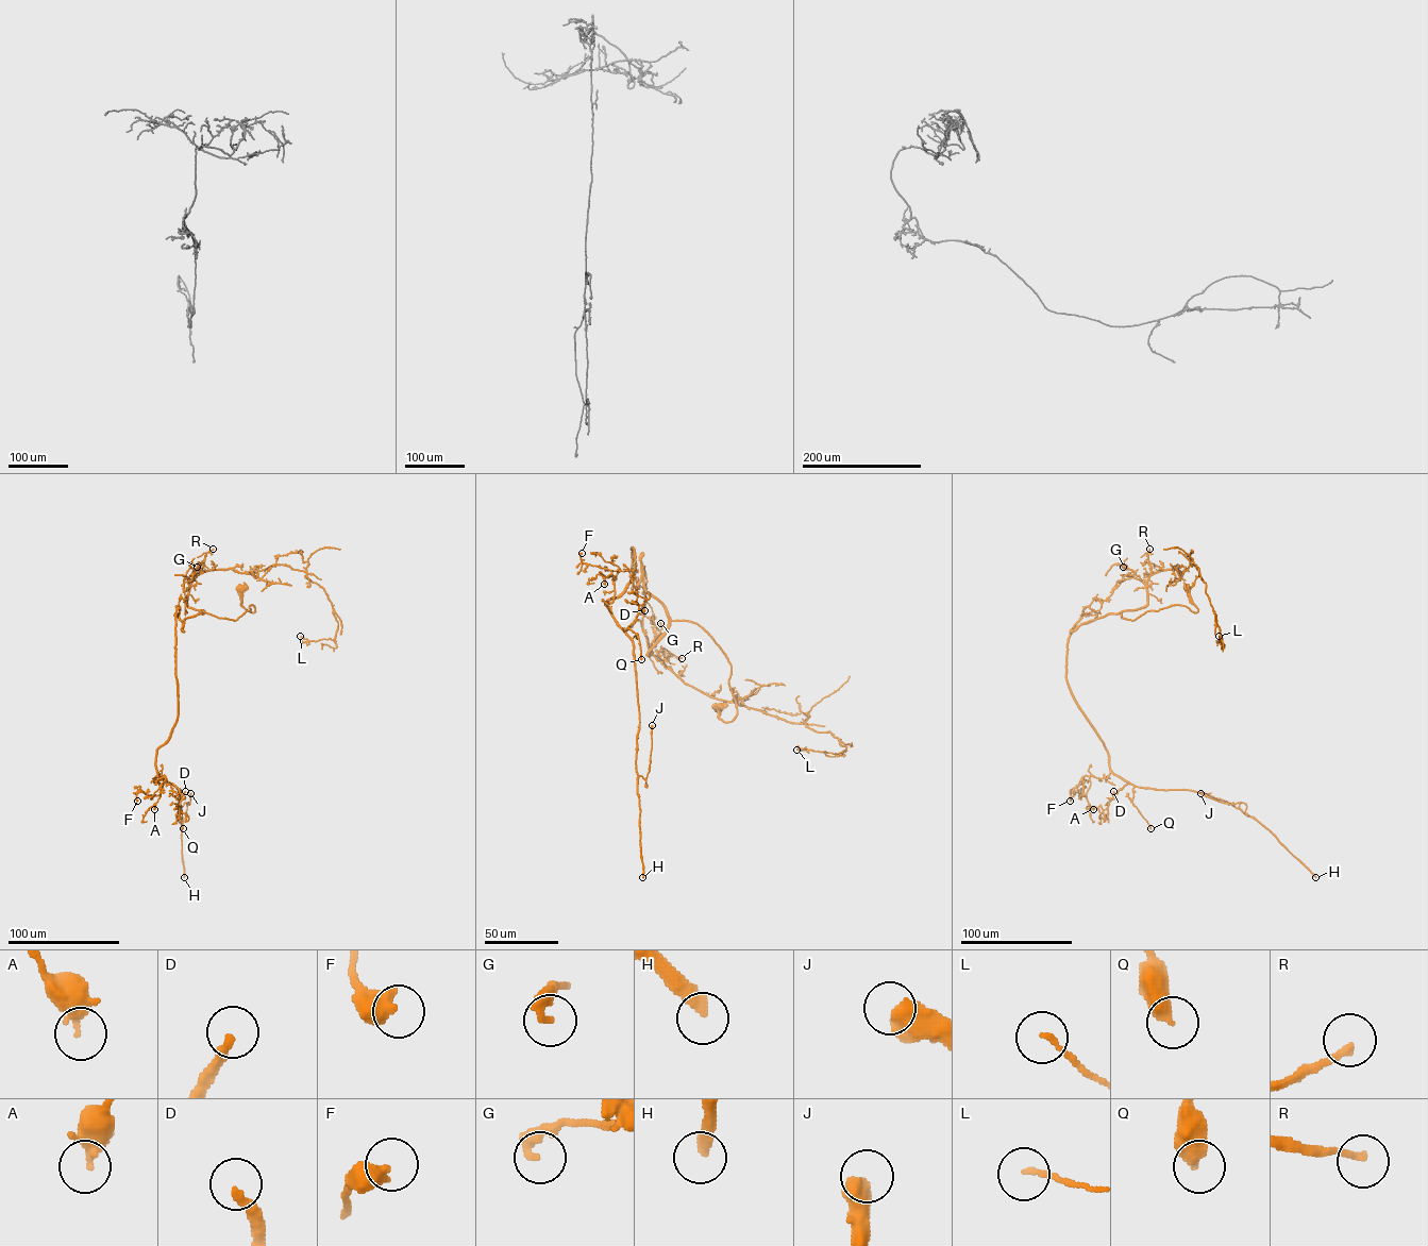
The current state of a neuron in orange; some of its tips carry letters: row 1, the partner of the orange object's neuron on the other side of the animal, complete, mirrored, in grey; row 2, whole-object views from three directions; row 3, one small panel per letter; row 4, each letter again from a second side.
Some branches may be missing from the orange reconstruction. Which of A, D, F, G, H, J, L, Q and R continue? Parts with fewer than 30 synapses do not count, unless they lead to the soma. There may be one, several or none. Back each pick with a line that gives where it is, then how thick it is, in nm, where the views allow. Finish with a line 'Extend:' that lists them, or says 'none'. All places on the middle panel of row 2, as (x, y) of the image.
D: at (644, 610); 280 nm thick
H: at (642, 877); 360 nm thick
Extend: D, H

